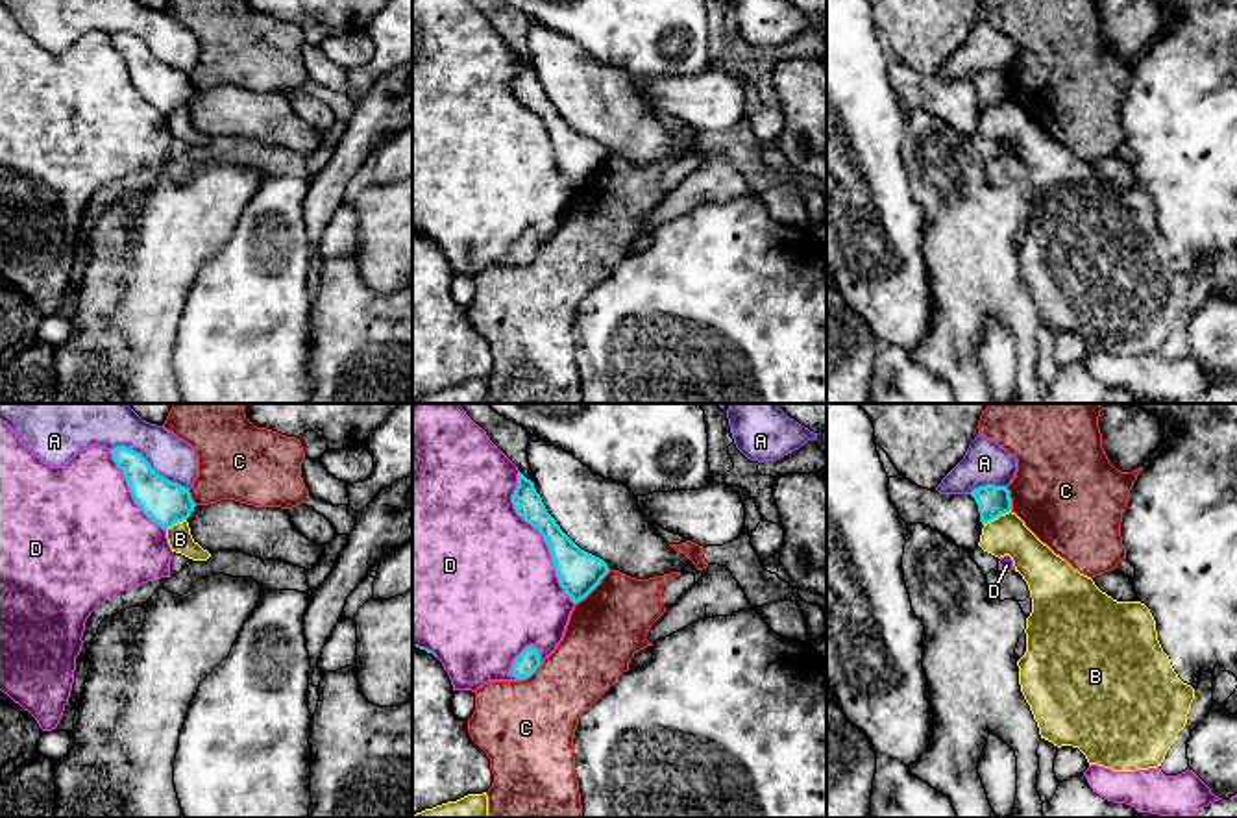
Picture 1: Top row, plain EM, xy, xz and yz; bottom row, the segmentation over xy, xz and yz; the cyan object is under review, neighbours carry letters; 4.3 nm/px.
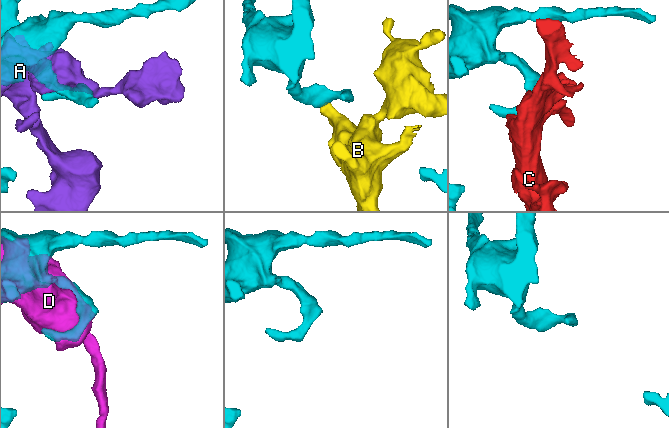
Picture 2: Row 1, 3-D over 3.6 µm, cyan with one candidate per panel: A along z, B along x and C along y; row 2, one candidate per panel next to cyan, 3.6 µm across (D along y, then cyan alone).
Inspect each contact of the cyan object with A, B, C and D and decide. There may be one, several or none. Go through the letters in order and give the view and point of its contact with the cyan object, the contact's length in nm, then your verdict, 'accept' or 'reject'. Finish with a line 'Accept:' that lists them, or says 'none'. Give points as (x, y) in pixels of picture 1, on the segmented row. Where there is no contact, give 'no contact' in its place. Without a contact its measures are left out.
A: meets cyan in xy at (148, 465); contact 380 nm long; reject
B: meets cyan in yz at (995, 517); contact 140 nm long; reject
C: meets cyan in xz at (594, 587); contact 220 nm long; reject
D: meets cyan in xz at (542, 535); contact 600 nm long; reject
Accept: none

